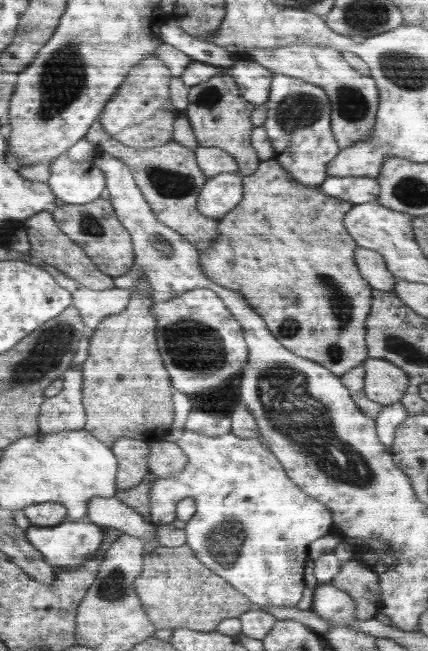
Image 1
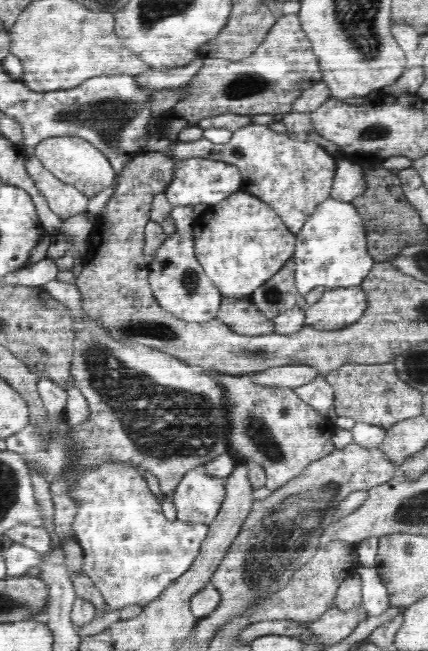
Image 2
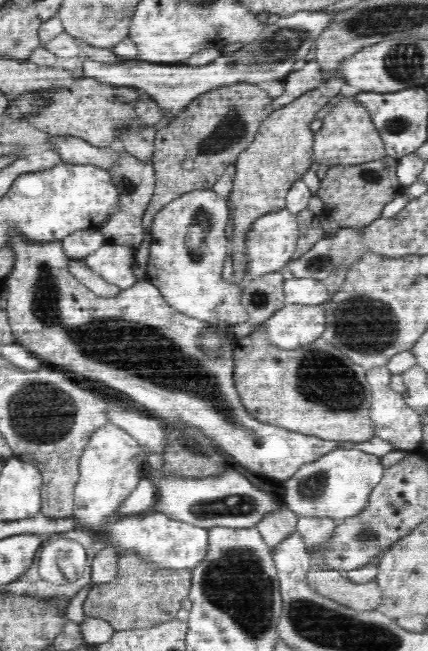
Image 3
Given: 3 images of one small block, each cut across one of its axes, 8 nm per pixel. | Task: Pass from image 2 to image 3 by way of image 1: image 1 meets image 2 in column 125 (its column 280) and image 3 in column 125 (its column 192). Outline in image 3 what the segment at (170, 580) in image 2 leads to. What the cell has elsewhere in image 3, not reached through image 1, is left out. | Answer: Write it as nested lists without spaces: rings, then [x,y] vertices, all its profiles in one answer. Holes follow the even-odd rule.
[[[106,423],[104,427],[97,428],[89,436],[88,444],[84,447],[78,461],[79,479],[74,489],[73,516],[78,521],[78,529],[90,533],[94,538],[104,539],[106,547],[118,550],[117,556],[122,556],[124,550],[133,550],[146,561],[154,563],[158,569],[187,570],[194,569],[203,562],[208,550],[208,530],[173,520],[160,512],[151,511],[138,516],[115,518],[126,498],[134,492],[142,476],[136,456],[140,454],[141,446],[137,440],[125,430],[115,424]]]

